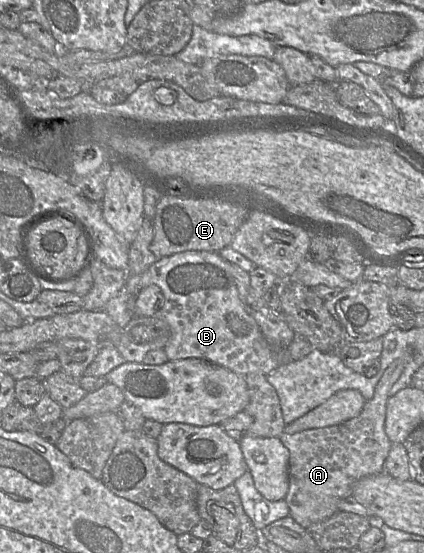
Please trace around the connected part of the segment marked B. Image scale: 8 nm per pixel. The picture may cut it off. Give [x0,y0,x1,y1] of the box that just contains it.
[102,251,281,375]

